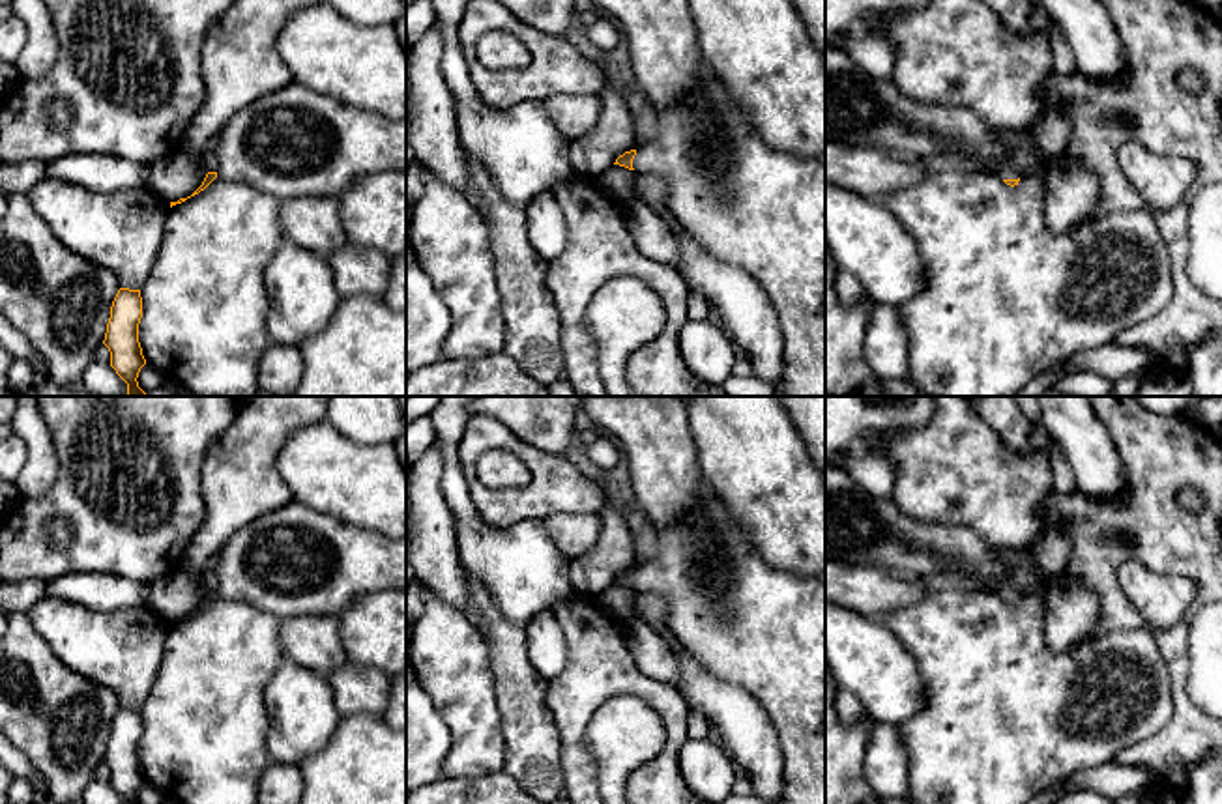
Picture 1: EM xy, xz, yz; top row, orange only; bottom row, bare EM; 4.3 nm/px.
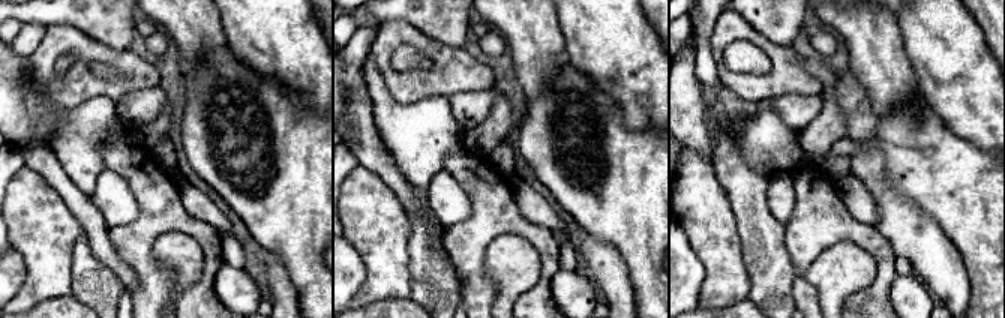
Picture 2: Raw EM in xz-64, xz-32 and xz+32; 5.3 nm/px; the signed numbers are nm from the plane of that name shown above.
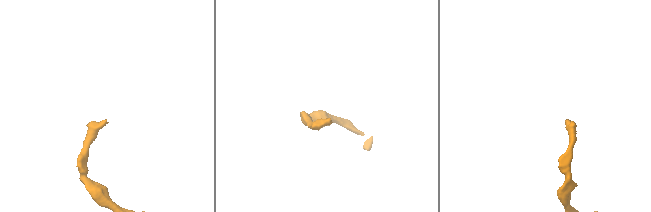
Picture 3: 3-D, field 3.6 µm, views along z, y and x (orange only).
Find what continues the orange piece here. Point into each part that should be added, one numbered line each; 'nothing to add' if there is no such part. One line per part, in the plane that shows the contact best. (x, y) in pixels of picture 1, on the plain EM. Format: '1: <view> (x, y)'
1: xz (758, 627)

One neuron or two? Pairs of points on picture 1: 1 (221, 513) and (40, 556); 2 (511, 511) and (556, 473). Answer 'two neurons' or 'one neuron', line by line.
1: two neurons
2: one neuron

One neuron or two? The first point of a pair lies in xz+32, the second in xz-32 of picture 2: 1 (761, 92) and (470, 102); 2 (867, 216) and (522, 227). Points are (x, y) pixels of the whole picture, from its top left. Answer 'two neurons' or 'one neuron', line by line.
1: two neurons
2: two neurons

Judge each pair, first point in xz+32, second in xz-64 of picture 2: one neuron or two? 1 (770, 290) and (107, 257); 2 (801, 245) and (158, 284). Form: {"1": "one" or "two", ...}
{"1": "two", "2": "one"}

